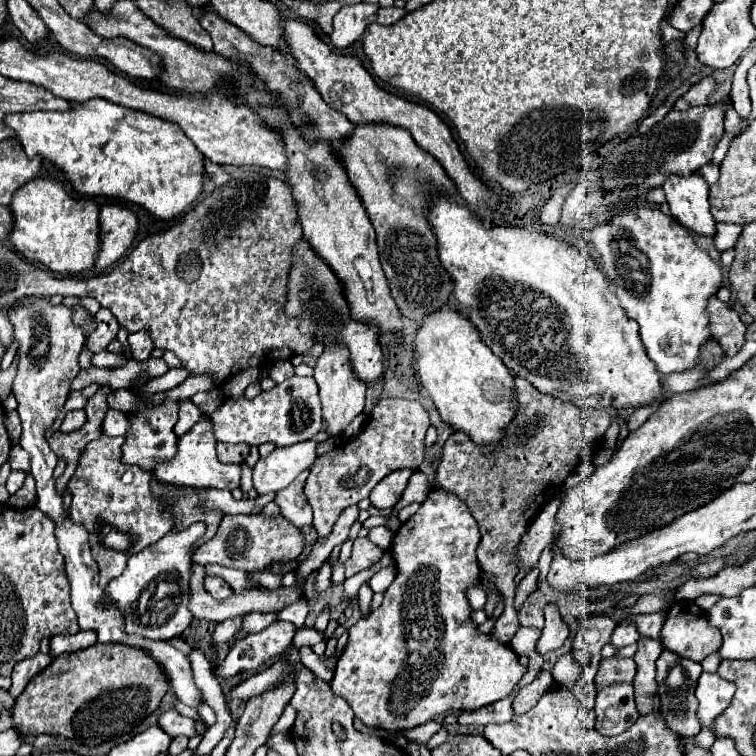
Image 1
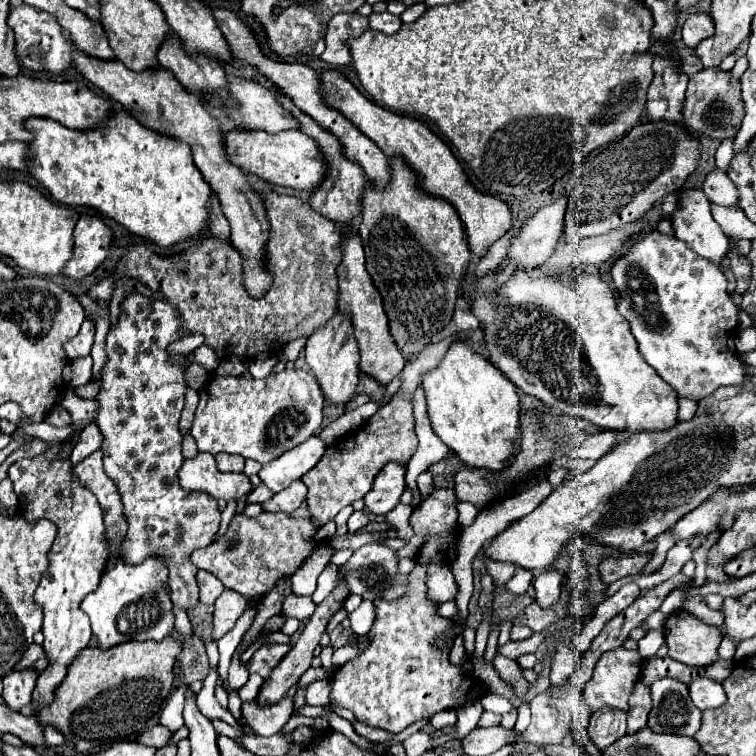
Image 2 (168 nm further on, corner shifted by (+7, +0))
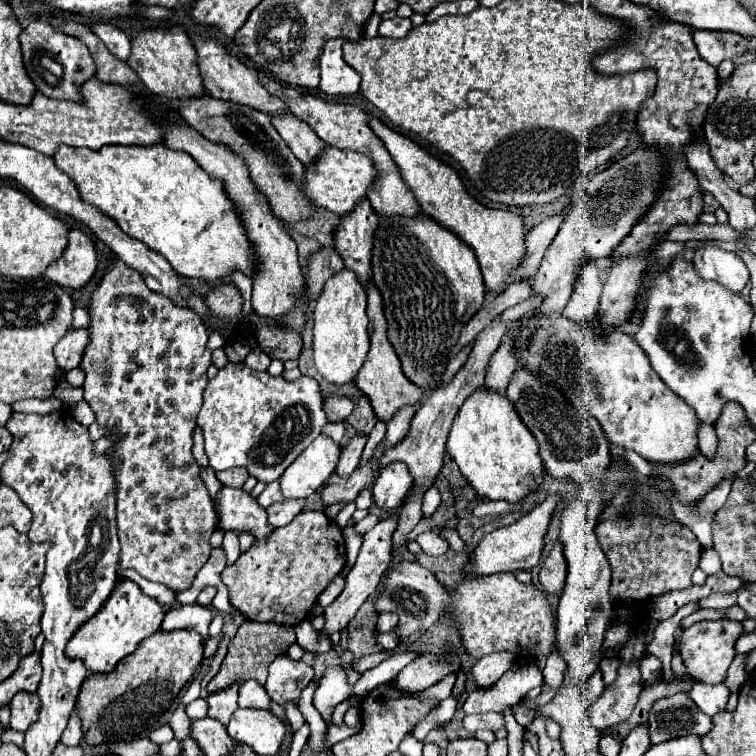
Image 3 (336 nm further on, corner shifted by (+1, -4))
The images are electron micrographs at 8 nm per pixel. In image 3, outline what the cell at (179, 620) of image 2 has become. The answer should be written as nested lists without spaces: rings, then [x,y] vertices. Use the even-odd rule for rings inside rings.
[[[119,571],[119,575],[121,575],[121,577],[131,577],[131,581],[135,581],[135,583],[141,587],[141,591],[143,591],[145,595],[155,597],[159,603],[165,603],[165,605],[169,605],[171,609],[179,609],[179,607],[183,607],[183,605],[177,601],[177,593],[173,593],[173,591],[167,589],[165,585],[151,583],[151,581],[147,581],[147,579],[141,579],[141,577],[137,577],[133,571],[127,571],[127,573]]]

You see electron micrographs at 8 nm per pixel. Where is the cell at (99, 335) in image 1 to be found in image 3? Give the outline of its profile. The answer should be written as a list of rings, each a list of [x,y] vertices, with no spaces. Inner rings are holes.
[[[83,327],[67,331],[65,337],[55,345],[55,359],[59,361],[59,367],[63,371],[79,367],[89,341],[91,341],[91,335]]]

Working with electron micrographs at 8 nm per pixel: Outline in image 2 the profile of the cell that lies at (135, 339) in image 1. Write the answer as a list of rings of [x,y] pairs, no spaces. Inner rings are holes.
[[[137,291],[125,293],[125,299],[121,301],[121,311],[117,325],[109,329],[105,339],[105,353],[107,363],[103,365],[97,381],[101,385],[95,401],[99,403],[97,415],[93,423],[101,429],[103,443],[103,469],[109,479],[117,485],[117,491],[121,493],[123,501],[123,513],[129,521],[129,529],[125,533],[125,545],[121,545],[121,561],[127,565],[139,565],[147,557],[161,557],[169,569],[169,577],[165,581],[165,587],[171,595],[173,605],[181,609],[195,607],[199,603],[199,589],[197,589],[197,567],[191,563],[191,553],[195,549],[207,547],[213,543],[215,533],[219,529],[219,507],[217,501],[211,499],[205,493],[191,493],[181,489],[177,481],[177,473],[183,465],[181,455],[181,433],[179,433],[179,415],[185,403],[185,369],[191,365],[189,355],[185,361],[173,365],[169,361],[171,353],[167,347],[179,339],[183,339],[187,333],[181,333],[181,319],[177,309],[169,305],[165,299],[151,299],[147,295],[141,295]]]

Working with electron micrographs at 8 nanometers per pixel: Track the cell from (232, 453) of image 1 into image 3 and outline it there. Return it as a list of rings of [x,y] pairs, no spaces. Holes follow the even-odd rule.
[[[235,467],[235,469],[219,471],[217,477],[219,477],[219,481],[221,481],[223,485],[227,485],[227,487],[243,487],[243,483],[245,483],[247,477],[249,477],[249,473],[247,473],[247,469],[243,469],[243,467]]]

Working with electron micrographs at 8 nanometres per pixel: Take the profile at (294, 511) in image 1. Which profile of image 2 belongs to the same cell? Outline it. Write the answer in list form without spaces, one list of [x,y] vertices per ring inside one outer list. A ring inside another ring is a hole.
[[[295,481],[287,489],[275,493],[261,507],[263,507],[263,511],[269,511],[269,513],[279,513],[279,511],[293,513],[305,501],[305,495],[307,495],[307,487],[301,481]]]

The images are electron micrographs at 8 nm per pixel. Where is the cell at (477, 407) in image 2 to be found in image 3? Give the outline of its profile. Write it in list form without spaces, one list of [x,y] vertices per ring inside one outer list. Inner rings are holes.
[[[479,387],[461,405],[447,437],[447,453],[459,465],[461,475],[473,485],[477,495],[487,499],[519,501],[537,491],[543,461],[535,437],[523,425],[515,405],[495,389]]]

